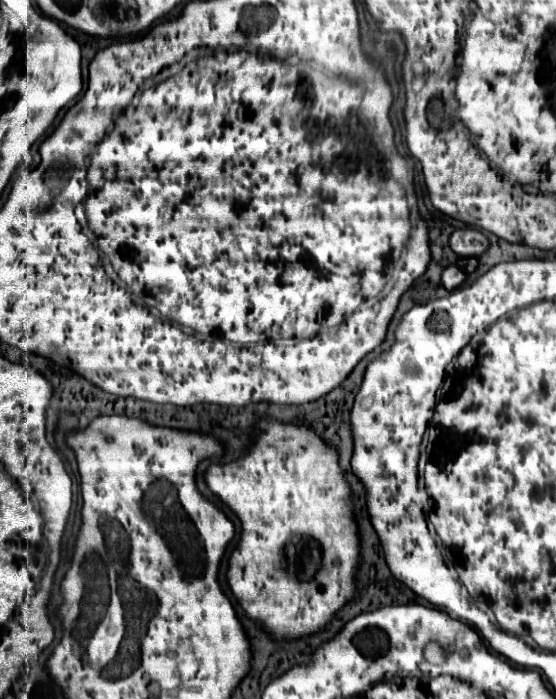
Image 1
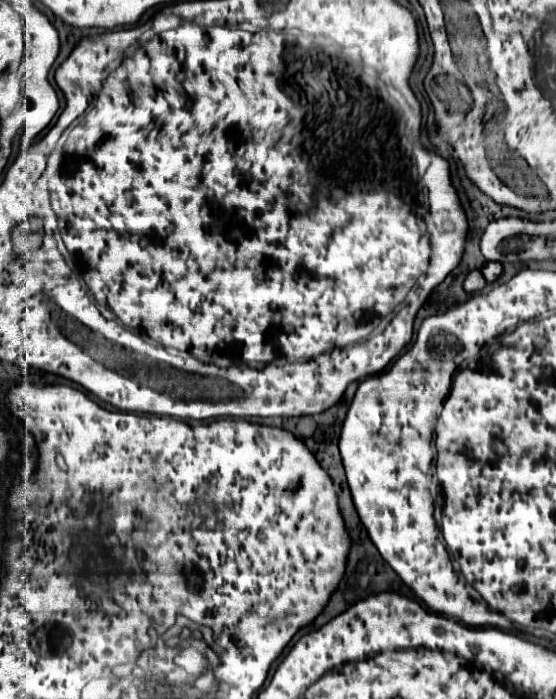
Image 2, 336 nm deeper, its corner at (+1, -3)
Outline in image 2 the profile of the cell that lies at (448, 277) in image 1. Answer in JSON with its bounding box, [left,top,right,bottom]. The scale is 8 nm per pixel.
[463,271,487,293]

